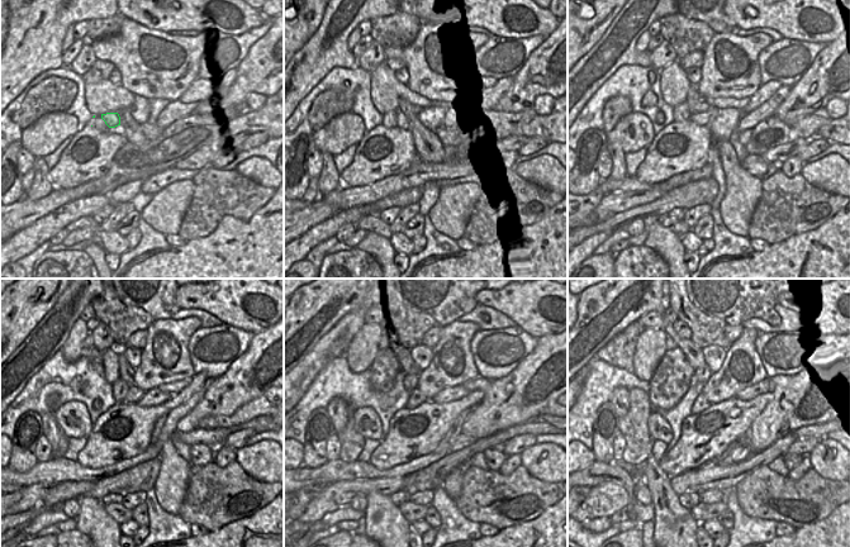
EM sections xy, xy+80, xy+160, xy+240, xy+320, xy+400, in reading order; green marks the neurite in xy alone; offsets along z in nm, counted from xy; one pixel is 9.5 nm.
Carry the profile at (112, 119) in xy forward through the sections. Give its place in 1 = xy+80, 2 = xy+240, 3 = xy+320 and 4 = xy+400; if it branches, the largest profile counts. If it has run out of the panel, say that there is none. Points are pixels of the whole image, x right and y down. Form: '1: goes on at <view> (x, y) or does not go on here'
1: goes on at xy+80 (402, 122)
2: goes on at xy+240 (152, 398)
3: goes on at xy+320 (449, 394)
4: goes on at xy+400 (767, 385)

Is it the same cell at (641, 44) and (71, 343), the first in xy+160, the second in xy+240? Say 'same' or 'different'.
same

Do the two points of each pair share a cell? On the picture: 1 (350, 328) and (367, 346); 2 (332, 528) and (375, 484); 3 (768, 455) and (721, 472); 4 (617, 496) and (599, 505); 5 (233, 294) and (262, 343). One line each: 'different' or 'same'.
1: different
2: different
3: same
4: same
5: different

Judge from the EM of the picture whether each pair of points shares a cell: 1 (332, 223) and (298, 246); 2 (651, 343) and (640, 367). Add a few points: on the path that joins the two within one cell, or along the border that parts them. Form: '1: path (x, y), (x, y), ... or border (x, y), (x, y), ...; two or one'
1: path (323, 231), (307, 241); one
2: path (650, 350), (645, 361); one

